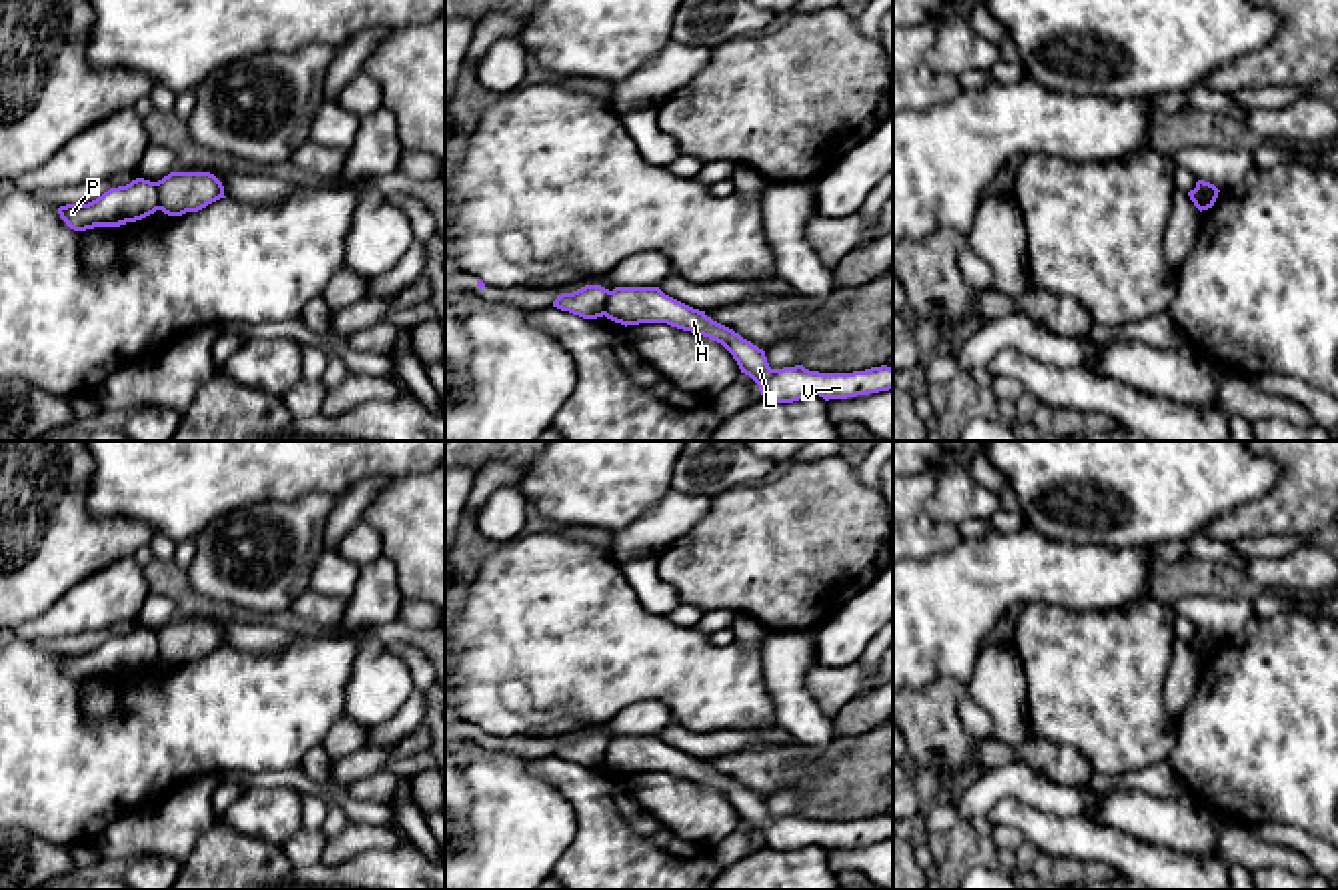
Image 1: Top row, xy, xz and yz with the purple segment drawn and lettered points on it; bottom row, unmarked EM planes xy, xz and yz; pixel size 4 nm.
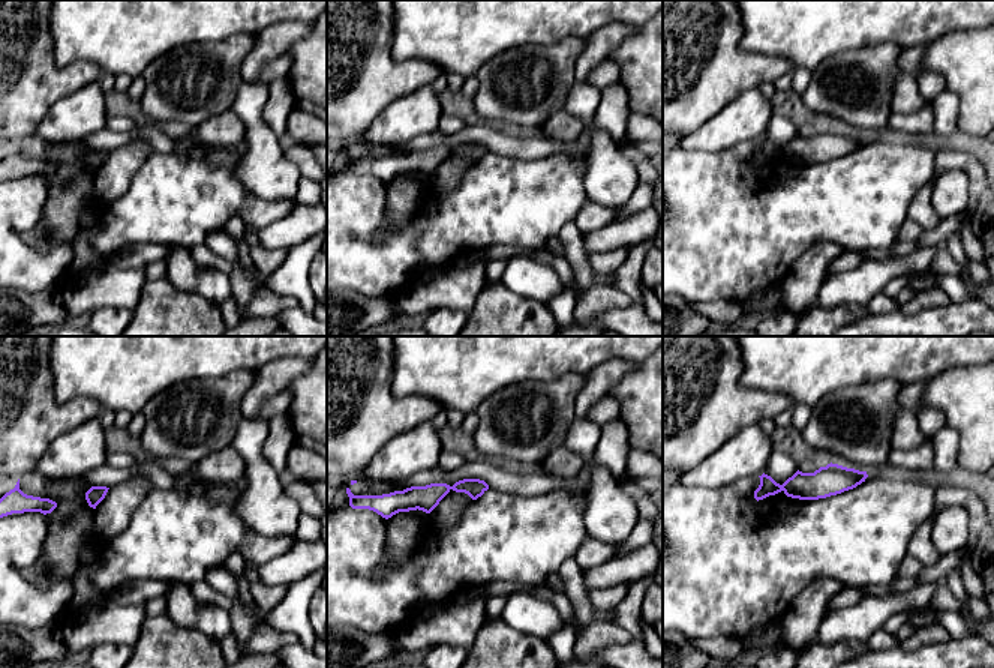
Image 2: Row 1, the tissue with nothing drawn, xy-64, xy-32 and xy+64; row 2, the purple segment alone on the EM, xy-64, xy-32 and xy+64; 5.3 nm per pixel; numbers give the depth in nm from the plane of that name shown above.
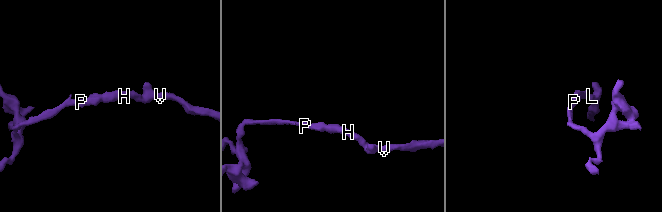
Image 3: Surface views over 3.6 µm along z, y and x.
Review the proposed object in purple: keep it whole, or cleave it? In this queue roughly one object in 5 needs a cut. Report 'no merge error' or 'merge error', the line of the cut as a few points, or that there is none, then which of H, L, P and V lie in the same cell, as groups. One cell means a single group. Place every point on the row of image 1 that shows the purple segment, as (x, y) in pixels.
merge error | xy (155, 183), (161, 209) | H L V / P

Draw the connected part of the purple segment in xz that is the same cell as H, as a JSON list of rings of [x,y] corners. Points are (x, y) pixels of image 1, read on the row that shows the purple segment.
[[[615,287],[605,301],[605,317],[621,325],[667,323],[721,343],[749,375],[763,397],[793,403],[819,395],[847,399],[893,389],[893,367],[881,365],[853,373],[819,373],[803,365],[771,369],[765,351],[733,329],[713,321],[705,311],[693,309],[659,287]]]

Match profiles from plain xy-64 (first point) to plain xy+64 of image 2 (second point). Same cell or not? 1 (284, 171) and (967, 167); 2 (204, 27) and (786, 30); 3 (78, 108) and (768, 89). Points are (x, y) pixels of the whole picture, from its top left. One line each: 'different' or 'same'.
1: different
2: same
3: different

